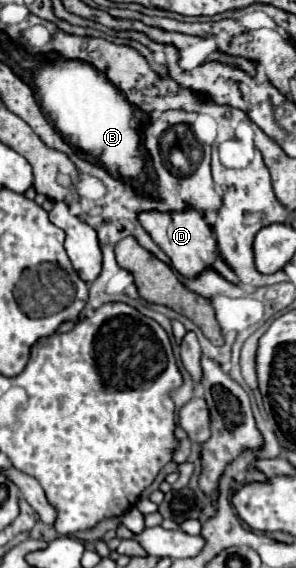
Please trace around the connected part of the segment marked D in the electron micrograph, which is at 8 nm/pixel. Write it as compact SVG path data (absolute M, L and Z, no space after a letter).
M187 209L183 213L145 211L139 215L139 221L145 227L145 231L153 237L153 241L167 253L167 257L171 259L171 267L187 279L199 277L203 271L211 269L213 263L221 257L217 251L217 239L213 237L211 227L203 219L203 215L195 209Z

